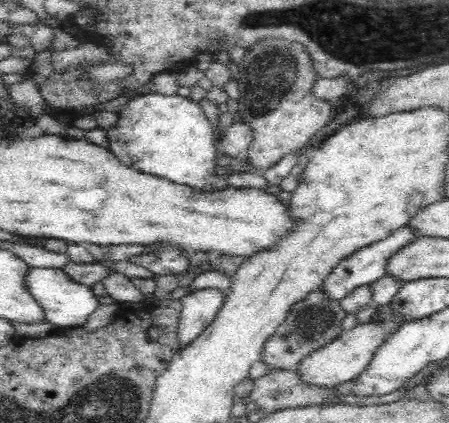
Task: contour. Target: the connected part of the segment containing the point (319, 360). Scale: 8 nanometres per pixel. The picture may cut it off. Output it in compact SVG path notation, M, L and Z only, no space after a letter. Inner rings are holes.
M389 305L376 307L379 310L379 321L356 324L353 329L344 331L338 339L302 358L298 362L298 367L294 368L298 373L298 379L306 382L306 385L332 390L336 387L346 387L350 381L358 376L368 366L370 358L376 353L382 342L404 322L399 316L393 314Z

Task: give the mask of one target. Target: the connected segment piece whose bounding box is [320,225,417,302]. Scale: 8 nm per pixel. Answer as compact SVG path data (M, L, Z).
M400 227L398 230L392 231L392 234L388 235L388 238L383 238L370 246L364 247L352 254L352 257L346 258L343 262L340 262L332 274L326 278L326 281L322 284L320 290L325 295L327 300L331 302L340 301L345 298L358 287L370 285L376 280L380 280L385 277L385 267L387 261L390 259L390 254L394 254L396 250L400 250L402 246L406 246L410 241L417 237L417 234L412 229L406 227Z

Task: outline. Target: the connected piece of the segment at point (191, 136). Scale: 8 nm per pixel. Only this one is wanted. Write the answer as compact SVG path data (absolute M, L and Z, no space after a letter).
M152 92L134 98L117 114L117 123L106 131L106 136L109 149L120 163L174 184L186 185L200 193L208 191L210 178L216 176L216 151L220 147L214 146L215 130L197 101L189 97L183 98L178 94L162 95Z

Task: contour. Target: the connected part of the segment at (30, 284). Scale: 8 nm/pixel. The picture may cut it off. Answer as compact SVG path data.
M29 268L23 279L25 292L40 306L46 322L62 328L82 327L100 305L91 288L75 284L61 269Z

